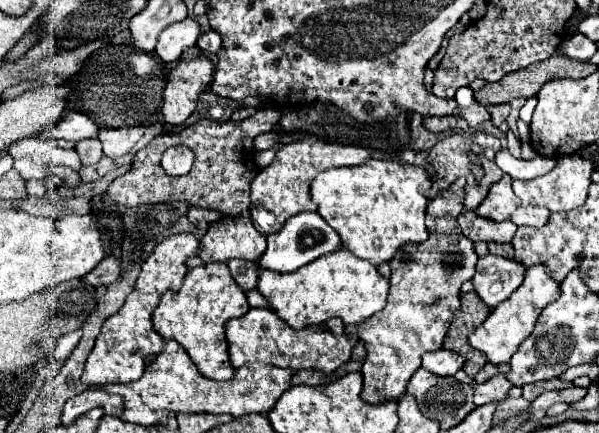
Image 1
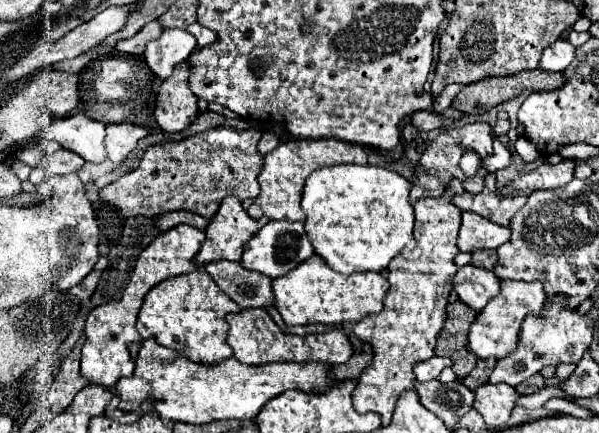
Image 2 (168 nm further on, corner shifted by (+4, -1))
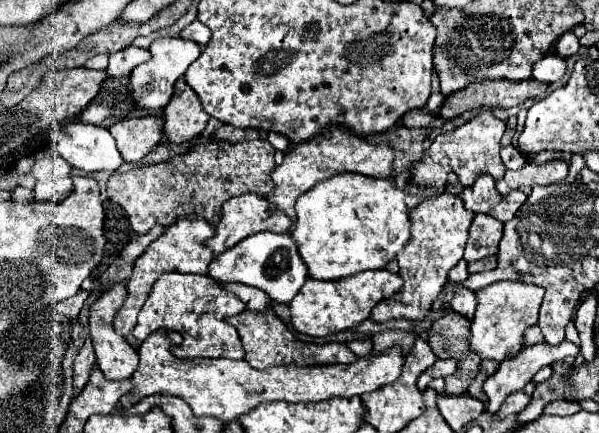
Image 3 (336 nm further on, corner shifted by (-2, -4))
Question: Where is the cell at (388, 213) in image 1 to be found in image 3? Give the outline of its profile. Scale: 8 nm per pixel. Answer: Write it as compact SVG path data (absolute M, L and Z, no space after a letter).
M337 173L329 179L323 179L319 181L313 189L309 189L307 193L303 193L299 199L297 199L297 205L295 205L295 211L297 211L297 223L293 227L293 237L295 237L295 243L299 245L299 253L303 257L303 261L307 263L309 267L309 275L315 277L315 279L329 279L329 281L335 281L335 279L343 279L343 277L349 277L349 275L355 275L355 273L361 273L361 271L367 271L367 269L385 269L389 261L395 259L395 255L407 245L407 241L411 239L411 221L409 221L409 209L405 205L405 193L401 189L397 189L395 181L391 181L391 177L387 179L377 179L377 177L369 177L369 175L359 175L359 173Z

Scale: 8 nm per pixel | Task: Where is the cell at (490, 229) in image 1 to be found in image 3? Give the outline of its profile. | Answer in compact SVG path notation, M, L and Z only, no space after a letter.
M475 215L469 227L469 241L465 247L465 261L477 261L489 255L497 255L503 223L491 215Z

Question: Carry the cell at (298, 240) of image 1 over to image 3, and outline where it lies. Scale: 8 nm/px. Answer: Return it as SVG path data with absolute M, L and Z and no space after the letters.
M261 231L243 239L239 245L227 249L225 253L213 257L209 275L219 281L237 281L263 289L273 301L289 303L291 297L295 297L295 293L303 287L307 279L307 265L301 259L297 243L293 241L289 231L287 233Z

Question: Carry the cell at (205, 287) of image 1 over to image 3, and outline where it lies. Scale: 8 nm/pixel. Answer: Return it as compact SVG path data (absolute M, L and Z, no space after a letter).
M167 273L159 277L139 311L133 337L145 341L153 331L167 329L179 331L183 337L181 345L173 345L171 353L177 357L227 357L243 359L243 345L239 341L237 329L225 323L227 317L237 315L245 309L243 301L233 293L219 287L217 281L211 281L207 275L185 275L185 273Z

